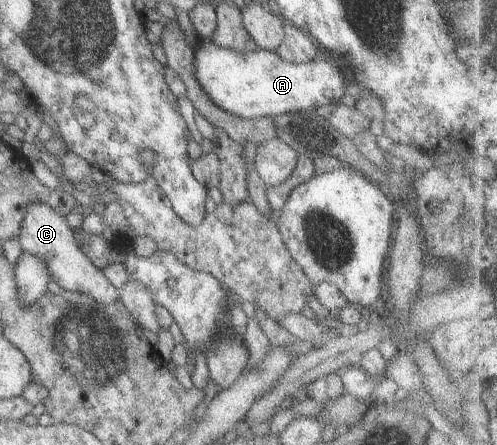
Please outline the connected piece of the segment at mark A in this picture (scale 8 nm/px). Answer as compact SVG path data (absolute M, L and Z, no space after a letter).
M205 40L195 49L193 75L205 95L219 109L241 118L276 117L288 112L333 105L346 93L347 81L335 65L339 58L330 52L320 52L311 61L292 63L282 61L275 51L234 51L215 47Z

